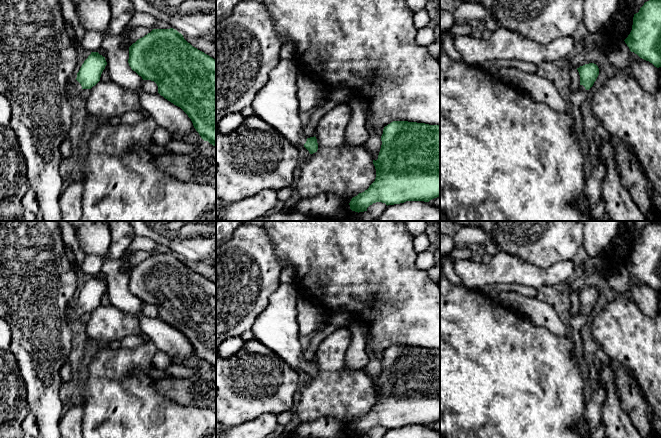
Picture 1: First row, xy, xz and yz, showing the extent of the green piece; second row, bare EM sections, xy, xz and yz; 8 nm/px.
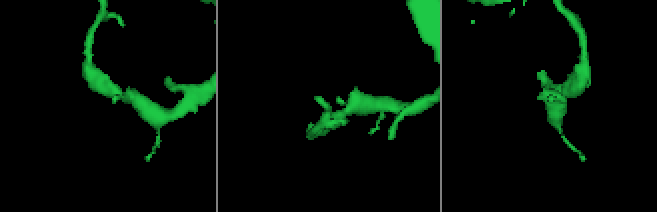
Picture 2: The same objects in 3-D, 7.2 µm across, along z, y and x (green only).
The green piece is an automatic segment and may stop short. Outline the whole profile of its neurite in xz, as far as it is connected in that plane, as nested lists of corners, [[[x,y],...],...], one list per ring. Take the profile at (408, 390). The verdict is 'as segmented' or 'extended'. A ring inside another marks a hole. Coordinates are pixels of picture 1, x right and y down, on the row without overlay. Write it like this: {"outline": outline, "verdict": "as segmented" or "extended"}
{"outline": [[[393,345],[383,353],[378,383],[373,384],[375,405],[349,427],[355,436],[367,435],[376,426],[388,429],[406,425],[424,425],[440,420],[440,349]]], "verdict": "as segmented"}

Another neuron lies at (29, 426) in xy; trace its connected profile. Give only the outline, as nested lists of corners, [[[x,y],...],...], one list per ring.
[[[29,412],[24,418],[21,428],[24,434],[30,435],[34,438],[39,436],[39,428],[36,422],[35,417]]]

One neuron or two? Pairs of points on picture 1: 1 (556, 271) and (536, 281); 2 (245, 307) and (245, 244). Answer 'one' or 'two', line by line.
1: one
2: one

